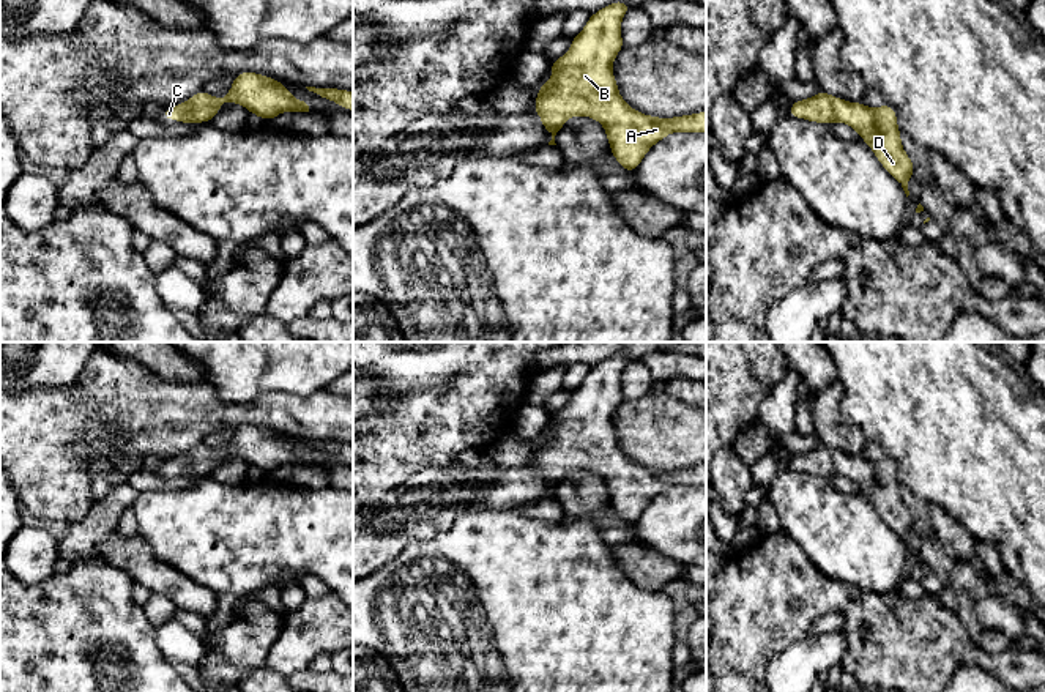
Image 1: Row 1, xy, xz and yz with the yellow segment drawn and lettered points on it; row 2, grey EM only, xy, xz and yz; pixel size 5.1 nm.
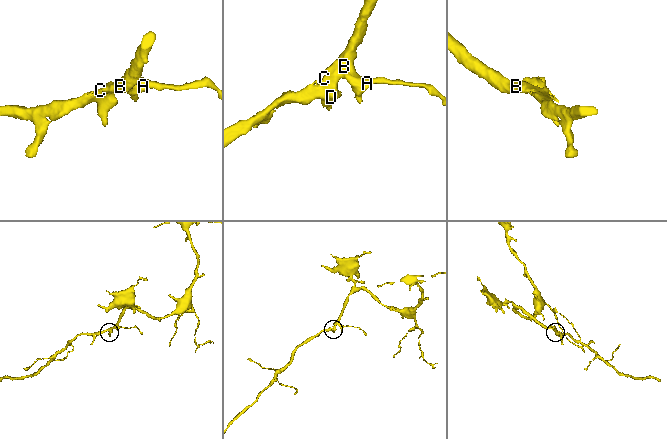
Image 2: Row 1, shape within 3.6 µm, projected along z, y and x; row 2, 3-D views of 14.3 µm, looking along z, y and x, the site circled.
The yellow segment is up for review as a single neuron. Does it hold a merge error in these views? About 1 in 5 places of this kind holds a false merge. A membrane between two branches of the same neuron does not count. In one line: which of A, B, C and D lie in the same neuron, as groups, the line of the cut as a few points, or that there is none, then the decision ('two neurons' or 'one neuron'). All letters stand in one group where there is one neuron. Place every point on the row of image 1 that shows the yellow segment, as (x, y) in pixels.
A B C D; no cut; one neuron

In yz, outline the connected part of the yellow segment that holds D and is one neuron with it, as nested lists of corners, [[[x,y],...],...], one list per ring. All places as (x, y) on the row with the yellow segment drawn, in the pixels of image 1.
[[[820,90],[809,99],[791,102],[790,117],[813,123],[846,123],[859,132],[880,164],[902,184],[909,195],[908,181],[914,173],[914,164],[902,147],[897,112],[889,106],[867,107],[864,102],[848,102]]]

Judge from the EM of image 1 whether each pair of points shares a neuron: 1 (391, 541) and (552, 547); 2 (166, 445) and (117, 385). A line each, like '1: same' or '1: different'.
1: different
2: same

